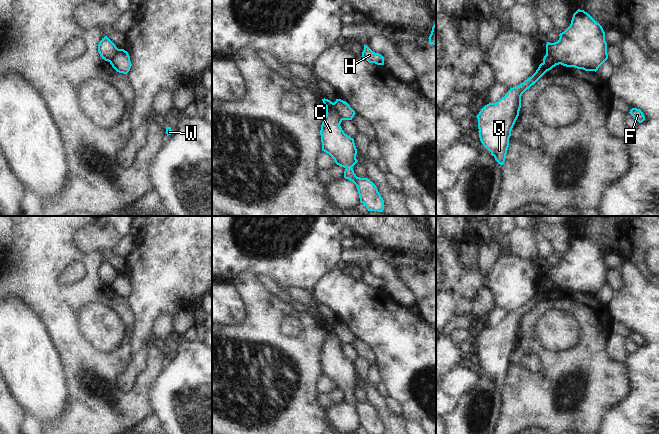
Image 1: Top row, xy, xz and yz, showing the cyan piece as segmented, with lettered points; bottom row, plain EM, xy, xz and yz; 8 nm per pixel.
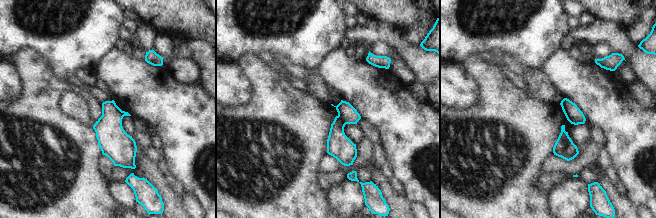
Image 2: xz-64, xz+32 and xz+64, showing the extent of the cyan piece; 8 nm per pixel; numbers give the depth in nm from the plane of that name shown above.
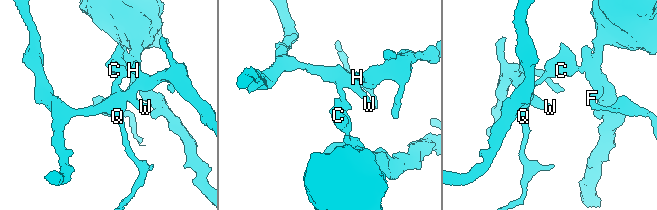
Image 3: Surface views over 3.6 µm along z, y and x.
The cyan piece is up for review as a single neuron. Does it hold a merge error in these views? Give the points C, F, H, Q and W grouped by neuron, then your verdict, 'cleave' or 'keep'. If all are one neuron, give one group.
groups C F / H Q W; cleave

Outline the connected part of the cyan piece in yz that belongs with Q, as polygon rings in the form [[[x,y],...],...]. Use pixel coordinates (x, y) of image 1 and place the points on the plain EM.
[[[545,279],[536,296],[517,311],[510,314],[496,327],[485,329],[478,343],[479,362],[495,384],[503,389],[509,371],[511,354],[519,340],[521,320],[547,295],[561,288],[555,281]]]

